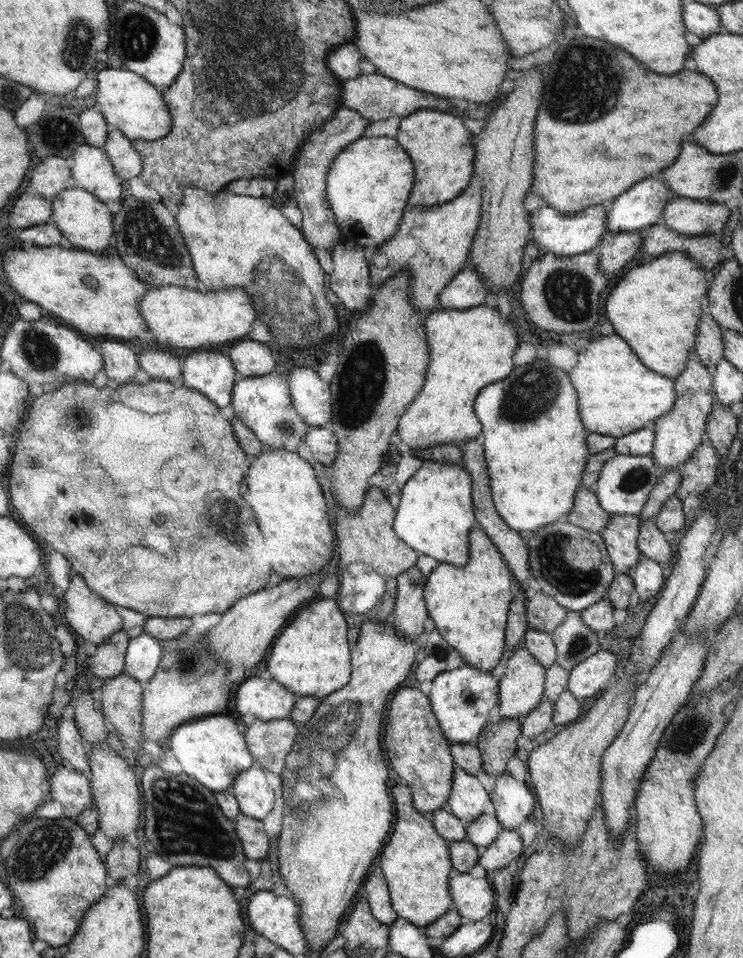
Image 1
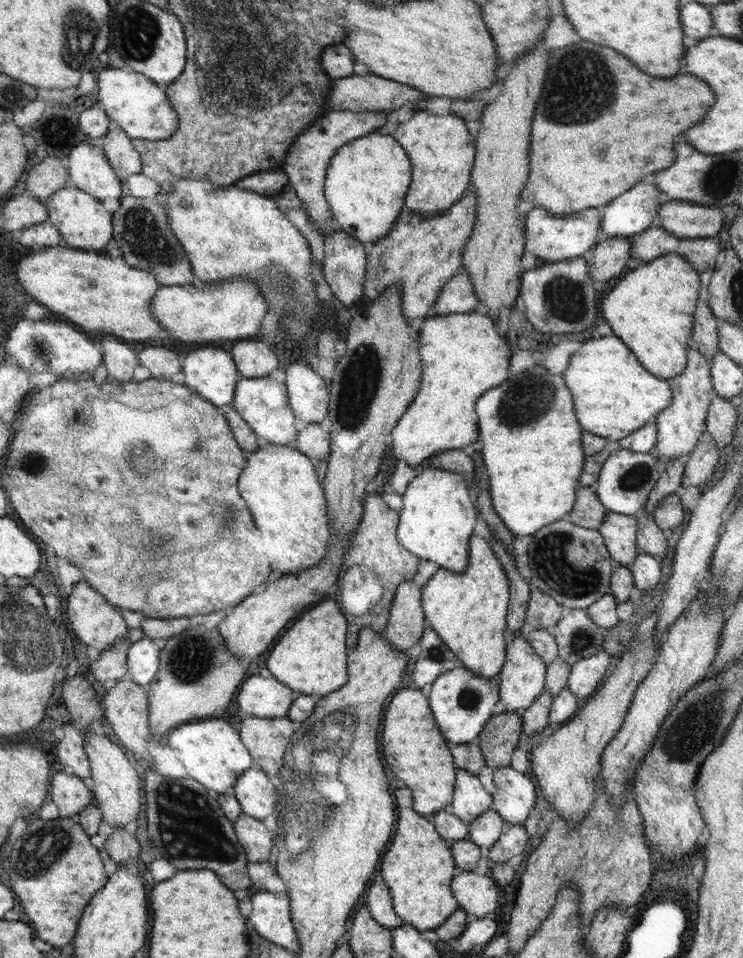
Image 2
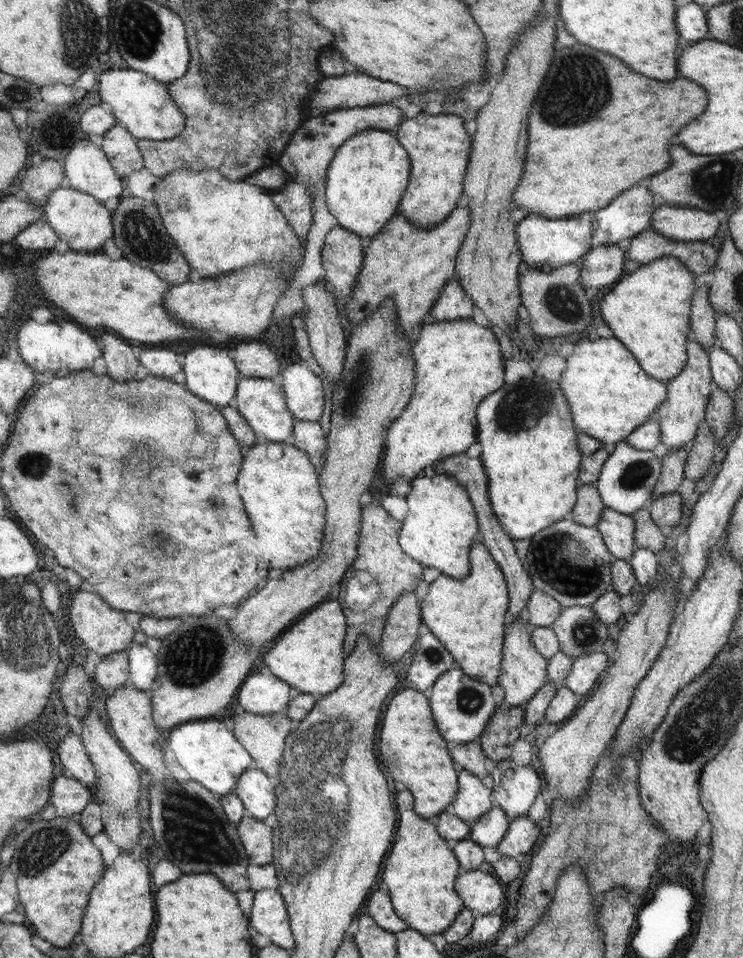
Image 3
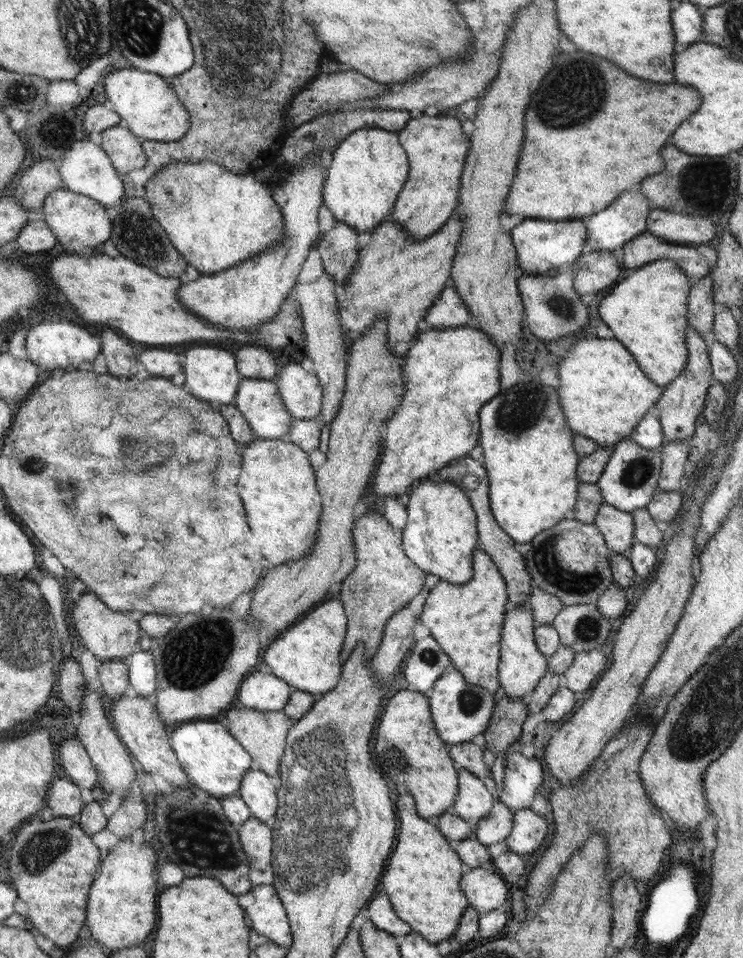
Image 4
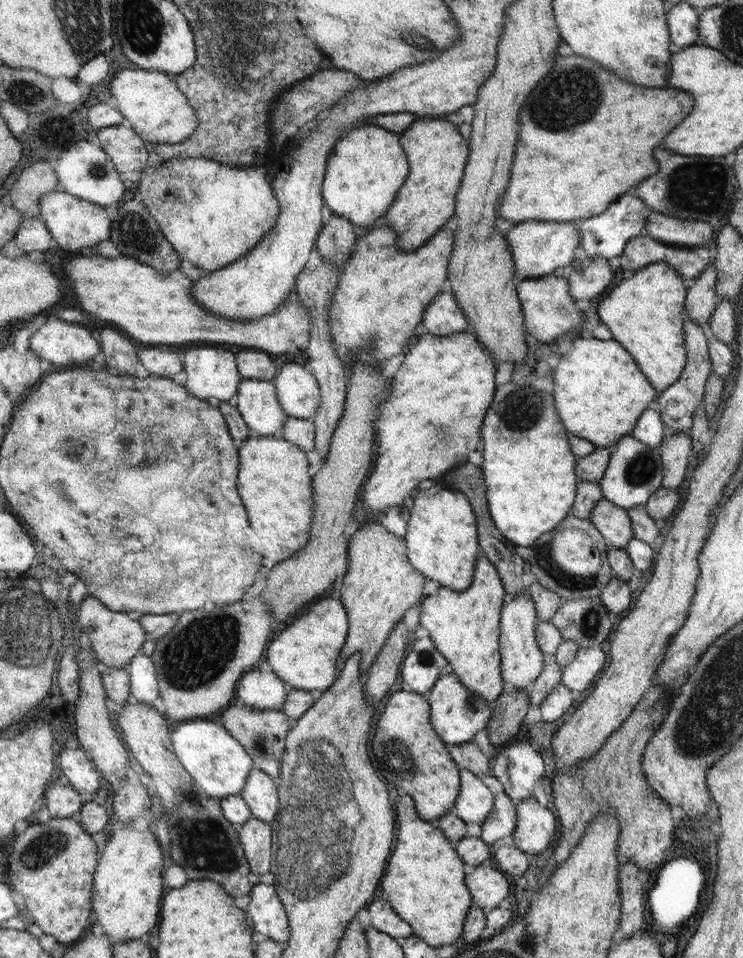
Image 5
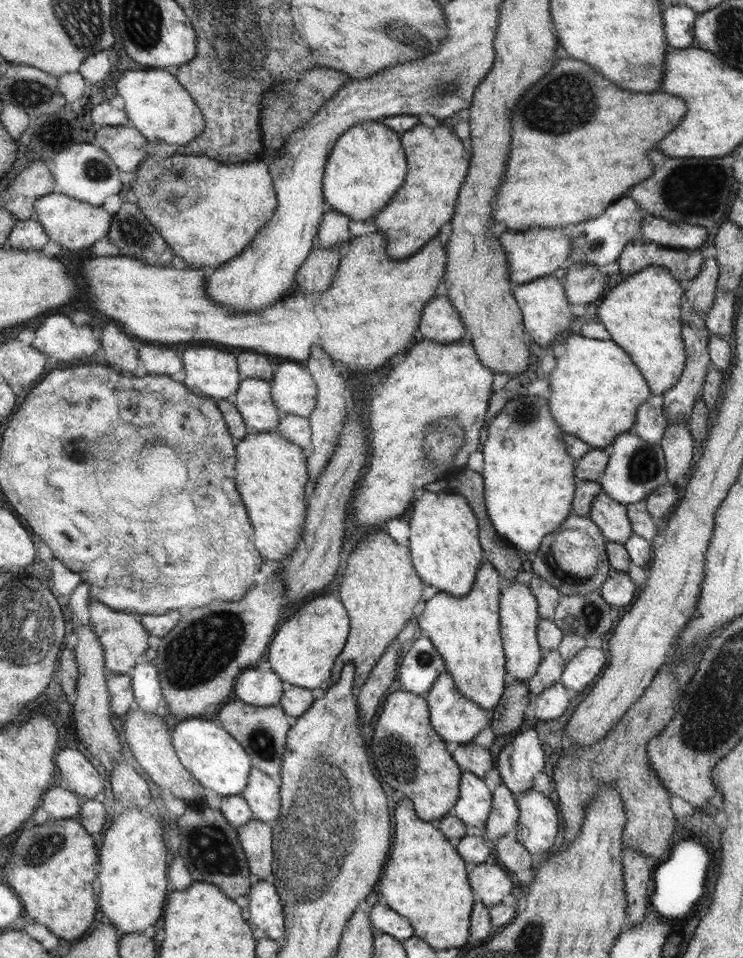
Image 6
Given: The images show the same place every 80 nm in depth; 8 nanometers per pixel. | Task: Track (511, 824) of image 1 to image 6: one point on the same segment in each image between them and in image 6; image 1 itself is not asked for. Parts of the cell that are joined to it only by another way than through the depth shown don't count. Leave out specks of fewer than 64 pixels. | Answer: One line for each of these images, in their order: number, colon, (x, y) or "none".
2: (515, 796)
3: (515, 788)
4: (517, 778)
5: (518, 766)
6: (518, 762)

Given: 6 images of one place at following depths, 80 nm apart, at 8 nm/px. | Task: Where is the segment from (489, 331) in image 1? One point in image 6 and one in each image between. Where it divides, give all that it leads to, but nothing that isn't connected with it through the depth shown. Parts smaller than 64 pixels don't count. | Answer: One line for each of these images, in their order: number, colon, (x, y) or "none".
2: (463, 355)
3: (458, 363)
4: (449, 374)
5: (432, 420)
6: (426, 420)

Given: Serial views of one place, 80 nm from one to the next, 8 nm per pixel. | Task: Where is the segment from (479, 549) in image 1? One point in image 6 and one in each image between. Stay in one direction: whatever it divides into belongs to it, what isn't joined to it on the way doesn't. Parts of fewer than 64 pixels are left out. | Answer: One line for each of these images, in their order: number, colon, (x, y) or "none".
2: (468, 610)
3: (468, 616)
4: (466, 620)
5: (464, 626)
6: (466, 631)

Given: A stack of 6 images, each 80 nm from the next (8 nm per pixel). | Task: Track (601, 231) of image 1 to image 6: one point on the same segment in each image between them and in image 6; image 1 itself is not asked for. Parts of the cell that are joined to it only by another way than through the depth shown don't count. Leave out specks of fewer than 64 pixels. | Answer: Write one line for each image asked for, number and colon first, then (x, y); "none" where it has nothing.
2: (549, 237)
3: (556, 242)
4: (540, 244)
5: (538, 248)
6: (538, 252)

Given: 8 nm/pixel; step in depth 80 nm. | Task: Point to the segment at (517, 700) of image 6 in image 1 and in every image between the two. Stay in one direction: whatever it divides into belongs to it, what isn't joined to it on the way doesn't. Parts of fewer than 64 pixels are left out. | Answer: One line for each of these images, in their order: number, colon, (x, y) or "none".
1: (497, 742)
2: (499, 738)
3: (503, 729)
4: (504, 728)
5: (508, 711)

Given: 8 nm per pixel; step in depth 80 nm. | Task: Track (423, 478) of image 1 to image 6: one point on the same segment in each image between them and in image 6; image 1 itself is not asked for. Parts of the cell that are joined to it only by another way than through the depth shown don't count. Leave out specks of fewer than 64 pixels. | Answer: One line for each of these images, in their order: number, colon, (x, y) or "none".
2: (438, 516)
3: (441, 523)
4: (440, 536)
5: (441, 539)
6: (445, 550)

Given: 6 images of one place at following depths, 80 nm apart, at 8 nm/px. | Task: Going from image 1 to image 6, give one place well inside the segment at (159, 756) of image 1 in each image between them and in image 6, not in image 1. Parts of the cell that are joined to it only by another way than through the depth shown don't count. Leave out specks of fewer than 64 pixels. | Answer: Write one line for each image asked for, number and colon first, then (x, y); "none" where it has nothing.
2: (210, 751)
3: (206, 751)
4: (213, 759)
5: (218, 762)
6: (219, 761)

